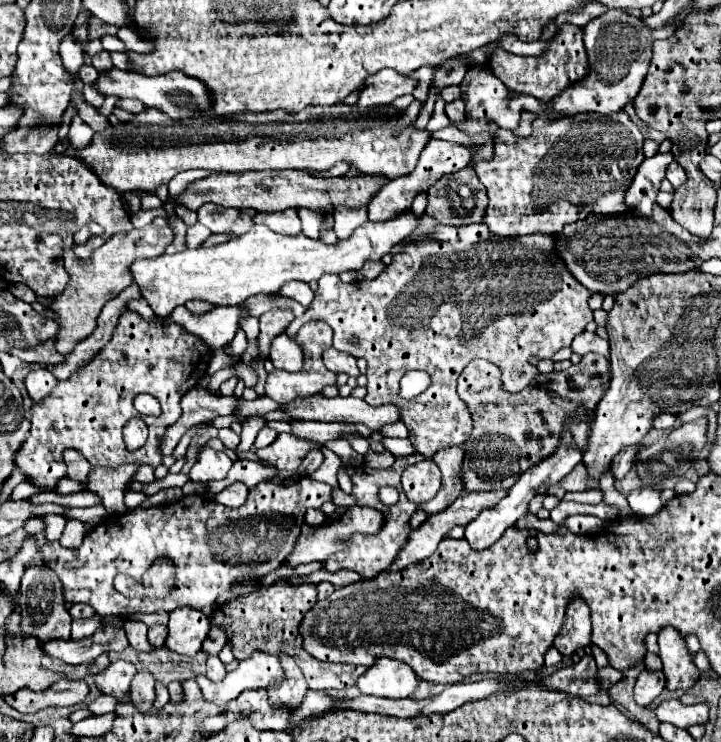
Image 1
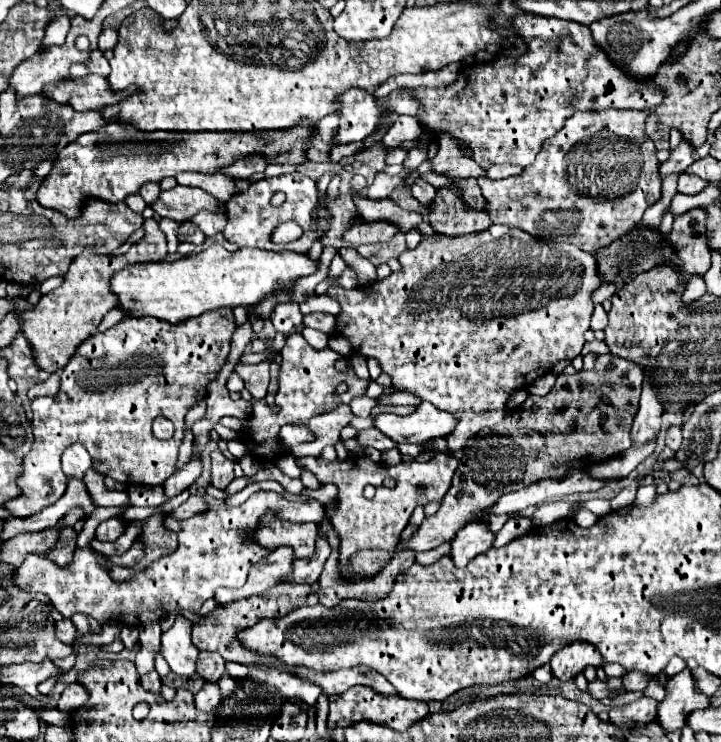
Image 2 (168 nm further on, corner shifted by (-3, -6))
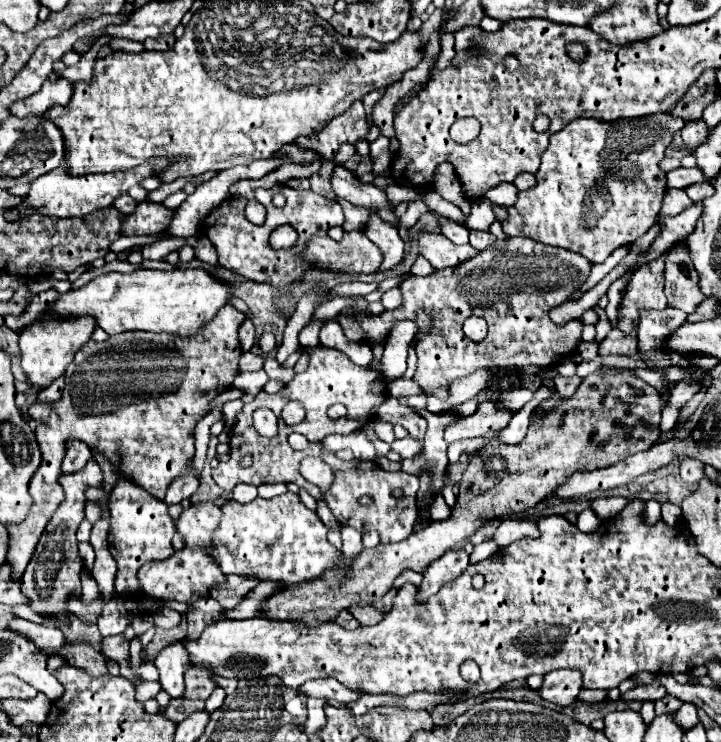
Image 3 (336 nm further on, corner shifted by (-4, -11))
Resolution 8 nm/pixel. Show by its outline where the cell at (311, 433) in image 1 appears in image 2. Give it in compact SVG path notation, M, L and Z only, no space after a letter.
M365 429L359 433L359 437L355 441L361 443L363 447L375 447L379 451L387 451L387 449L397 447L397 443L393 439L389 439L385 433L381 433L379 429Z

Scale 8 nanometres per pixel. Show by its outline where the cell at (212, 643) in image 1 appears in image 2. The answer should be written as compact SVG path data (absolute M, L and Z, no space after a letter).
M201 651L197 659L197 671L195 675L203 681L213 681L217 683L225 673L225 659L219 653L207 653Z

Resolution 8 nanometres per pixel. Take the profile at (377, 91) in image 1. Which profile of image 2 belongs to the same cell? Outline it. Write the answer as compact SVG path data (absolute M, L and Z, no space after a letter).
M361 89L347 91L343 95L337 113L339 113L339 127L337 135L331 139L333 145L363 141L377 129L379 123L377 99Z

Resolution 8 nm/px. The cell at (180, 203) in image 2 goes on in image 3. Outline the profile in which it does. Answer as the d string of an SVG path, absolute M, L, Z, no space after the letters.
M140 202L134 214L126 216L124 220L124 234L156 234L170 226L176 210L166 208L164 204L156 202Z

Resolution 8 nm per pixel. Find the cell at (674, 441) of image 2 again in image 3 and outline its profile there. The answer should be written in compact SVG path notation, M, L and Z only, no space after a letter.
M684 458L680 462L680 478L686 482L686 484L696 484L700 478L704 478L702 474L702 464L698 460L692 460L692 458Z

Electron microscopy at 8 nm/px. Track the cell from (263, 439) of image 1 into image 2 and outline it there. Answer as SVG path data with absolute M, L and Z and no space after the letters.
M283 425L281 427L281 441L287 449L293 449L299 443L315 441L315 435L303 425Z

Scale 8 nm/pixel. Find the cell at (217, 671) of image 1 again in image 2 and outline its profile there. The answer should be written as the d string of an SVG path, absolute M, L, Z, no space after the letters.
M205 683L203 689L199 693L195 693L195 707L199 707L199 711L213 711L217 709L221 703L221 693L217 683Z

